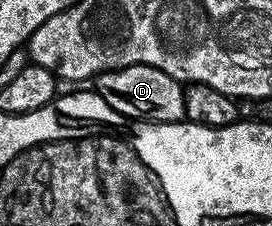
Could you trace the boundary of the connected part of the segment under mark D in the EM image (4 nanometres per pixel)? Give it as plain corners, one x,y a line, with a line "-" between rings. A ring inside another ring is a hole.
130,65
117,71
102,71
95,76
96,94
127,119
143,119
150,123
179,123
186,116
184,87
170,73
150,65

